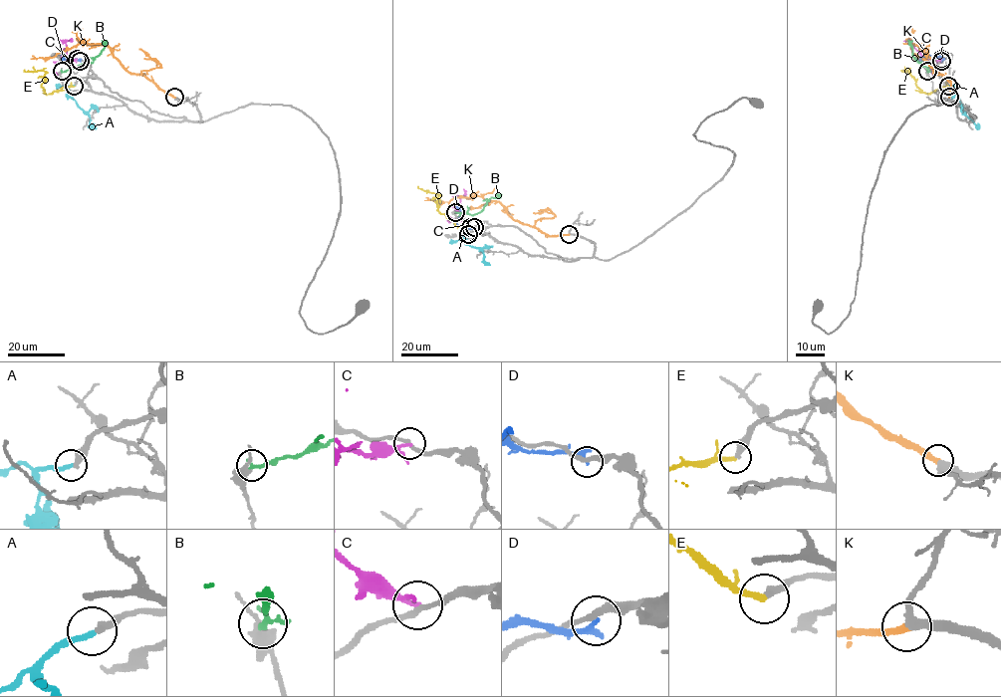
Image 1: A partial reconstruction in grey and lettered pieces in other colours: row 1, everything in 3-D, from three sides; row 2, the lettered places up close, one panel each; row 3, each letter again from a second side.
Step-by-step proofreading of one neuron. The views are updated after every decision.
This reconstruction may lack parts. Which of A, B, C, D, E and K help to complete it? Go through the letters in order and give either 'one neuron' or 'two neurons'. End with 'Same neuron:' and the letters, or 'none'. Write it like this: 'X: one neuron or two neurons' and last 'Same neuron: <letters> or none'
A: one neuron
B: two neurons
C: two neurons
D: two neurons
E: two neurons
K: one neuron
Same neuron: A, K

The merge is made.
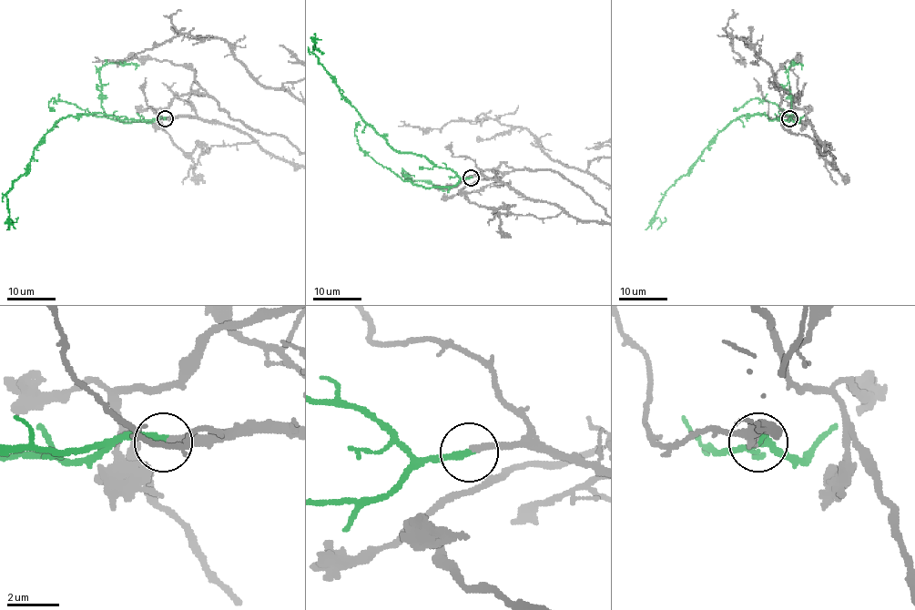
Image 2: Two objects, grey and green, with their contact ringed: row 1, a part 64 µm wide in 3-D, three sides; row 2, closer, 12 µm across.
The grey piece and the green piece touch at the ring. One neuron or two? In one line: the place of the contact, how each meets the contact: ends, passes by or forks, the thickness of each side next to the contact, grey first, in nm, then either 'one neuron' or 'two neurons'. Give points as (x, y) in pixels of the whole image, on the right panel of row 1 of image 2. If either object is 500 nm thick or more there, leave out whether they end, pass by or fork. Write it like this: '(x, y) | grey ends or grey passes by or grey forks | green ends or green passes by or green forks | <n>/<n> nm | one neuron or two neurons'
(789, 118) | grey ends | green ends | 280/320 nm | one neuron

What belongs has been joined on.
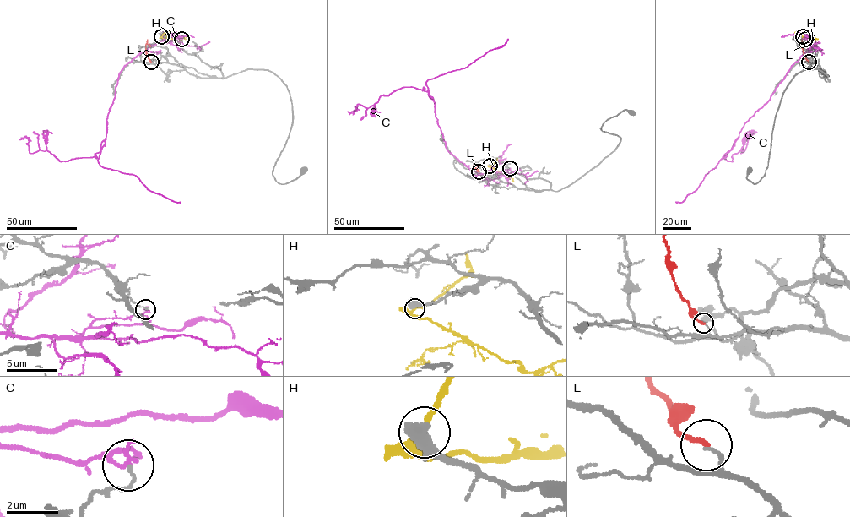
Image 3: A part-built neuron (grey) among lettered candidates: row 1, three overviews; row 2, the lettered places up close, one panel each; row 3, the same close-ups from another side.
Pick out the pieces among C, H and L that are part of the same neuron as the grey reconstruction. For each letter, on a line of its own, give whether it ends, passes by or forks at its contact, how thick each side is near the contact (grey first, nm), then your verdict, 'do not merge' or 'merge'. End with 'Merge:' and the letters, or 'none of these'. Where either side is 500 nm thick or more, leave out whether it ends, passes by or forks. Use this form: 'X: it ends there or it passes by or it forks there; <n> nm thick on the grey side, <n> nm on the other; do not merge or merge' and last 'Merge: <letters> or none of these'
C: it ends there; 100 nm thick on the grey side, 180 nm on the other; do not merge
H: 700 nm thick on the grey side, 200 nm on the other; do not merge
L: it ends there; 110 nm thick on the grey side, 180 nm on the other; do not merge
Merge: none of these

